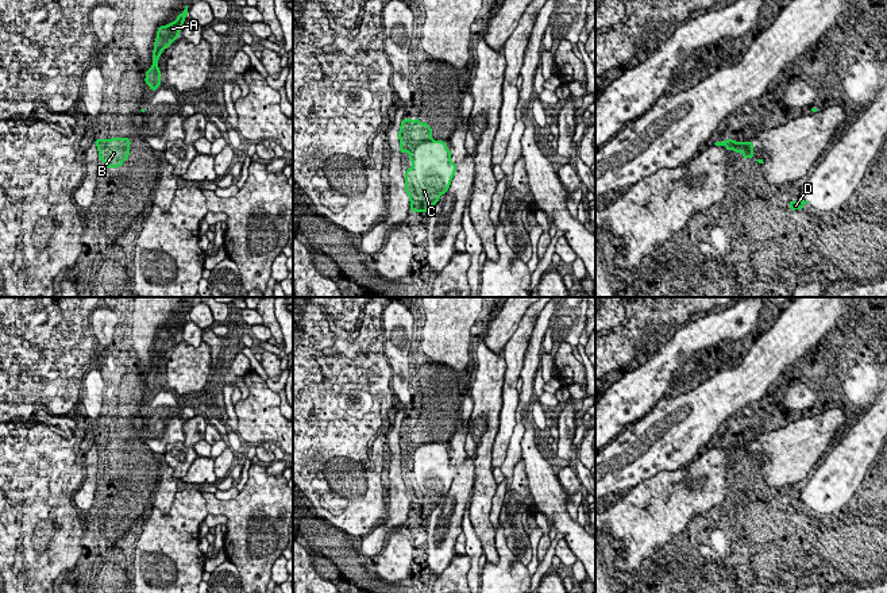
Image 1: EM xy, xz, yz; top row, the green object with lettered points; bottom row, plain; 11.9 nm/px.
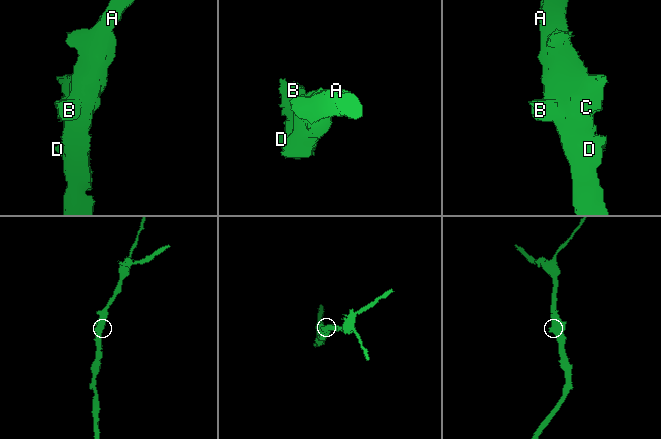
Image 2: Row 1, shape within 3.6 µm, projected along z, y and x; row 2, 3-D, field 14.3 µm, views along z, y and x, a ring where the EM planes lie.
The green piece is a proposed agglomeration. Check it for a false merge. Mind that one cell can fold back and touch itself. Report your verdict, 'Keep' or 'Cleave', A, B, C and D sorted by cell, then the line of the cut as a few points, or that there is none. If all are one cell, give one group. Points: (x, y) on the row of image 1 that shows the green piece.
Keep. Groups: A B C D. No split

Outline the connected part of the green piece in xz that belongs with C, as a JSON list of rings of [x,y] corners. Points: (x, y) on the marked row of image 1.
[[[417,118],[402,119],[400,131],[400,153],[408,153],[413,163],[405,170],[405,193],[413,212],[433,209],[444,195],[456,172],[444,140],[432,139],[432,128]]]

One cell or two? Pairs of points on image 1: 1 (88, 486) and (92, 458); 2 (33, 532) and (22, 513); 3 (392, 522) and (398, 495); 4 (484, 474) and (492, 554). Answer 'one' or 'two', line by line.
1: one
2: two
3: one
4: one

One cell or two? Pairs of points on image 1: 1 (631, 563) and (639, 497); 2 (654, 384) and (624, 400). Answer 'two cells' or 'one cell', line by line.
1: one cell
2: one cell

